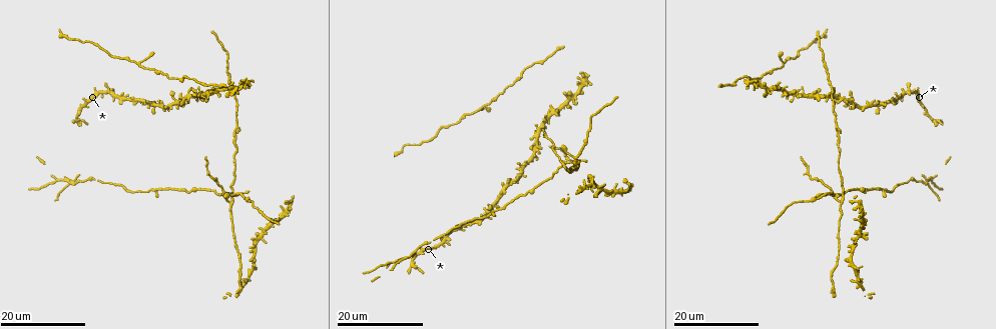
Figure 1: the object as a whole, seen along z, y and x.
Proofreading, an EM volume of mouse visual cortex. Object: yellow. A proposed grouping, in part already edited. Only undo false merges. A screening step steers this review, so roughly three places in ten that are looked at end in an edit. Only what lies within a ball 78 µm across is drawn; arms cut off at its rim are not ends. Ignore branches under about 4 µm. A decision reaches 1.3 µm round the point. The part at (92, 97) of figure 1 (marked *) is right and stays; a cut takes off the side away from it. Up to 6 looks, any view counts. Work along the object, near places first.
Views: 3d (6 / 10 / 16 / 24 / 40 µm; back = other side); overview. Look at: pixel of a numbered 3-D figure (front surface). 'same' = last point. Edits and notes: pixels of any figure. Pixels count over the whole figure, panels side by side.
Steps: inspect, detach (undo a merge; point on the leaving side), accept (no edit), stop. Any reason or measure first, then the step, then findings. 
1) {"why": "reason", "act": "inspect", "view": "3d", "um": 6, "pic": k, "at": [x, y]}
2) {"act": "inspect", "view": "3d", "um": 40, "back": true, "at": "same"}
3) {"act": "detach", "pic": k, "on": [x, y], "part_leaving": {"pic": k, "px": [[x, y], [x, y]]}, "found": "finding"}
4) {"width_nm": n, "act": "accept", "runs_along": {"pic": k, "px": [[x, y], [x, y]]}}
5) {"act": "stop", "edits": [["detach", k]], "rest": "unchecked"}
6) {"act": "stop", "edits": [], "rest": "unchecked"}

{"why": "calibre changes", "act": "inspect", "view": "3d", "um": 16, "pic": 1, "at": [928, 182]}

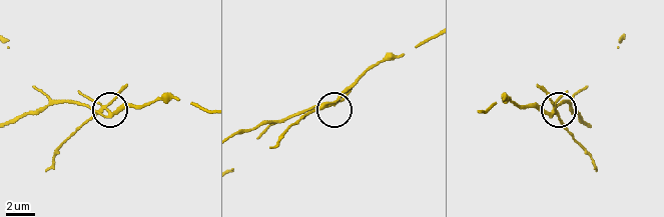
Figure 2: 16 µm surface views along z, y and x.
{"act": "inspect", "view": "3d", "um": 6, "pic": 2, "at": [554, 109]}

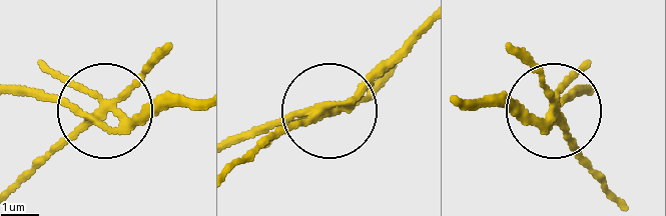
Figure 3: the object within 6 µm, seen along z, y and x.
{"width_nm": 200, "act": "detach", "pic": 3, "on": [57, 143], "found": "two neurons meet here"}

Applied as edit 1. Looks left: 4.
{"act": "inspect", "view": "overview"}

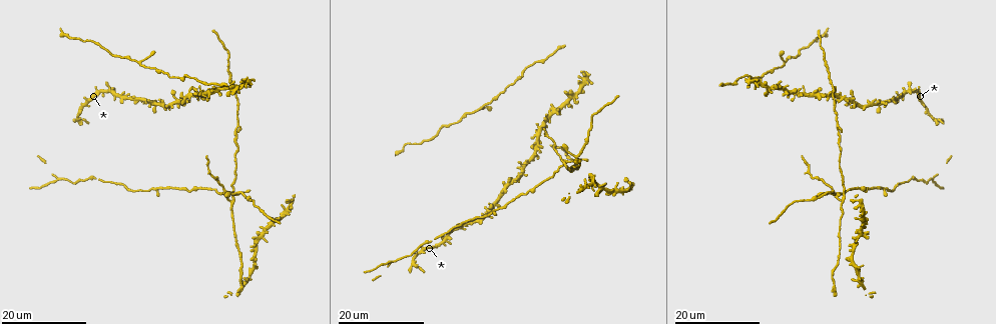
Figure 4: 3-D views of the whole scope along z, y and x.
{"why": "a narrow waist", "act": "inspect", "view": "3d", "um": 24, "pic": 4, "at": [189, 190]}

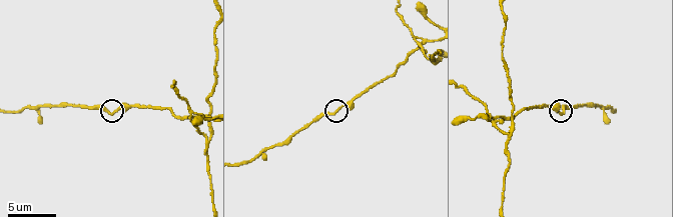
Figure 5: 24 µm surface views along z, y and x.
{"act": "inspect", "view": "3d", "um": 6, "pic": 5, "at": [112, 111]}

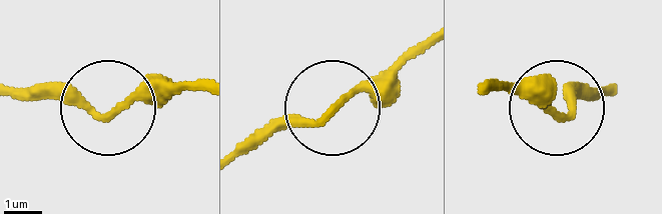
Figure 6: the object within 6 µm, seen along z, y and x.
{"act": "accept", "runs_along": {"pic": 6, "px": [[196, 91], [139, 91], [91, 110], [27, 91]]}, "found": "one neuron here"}

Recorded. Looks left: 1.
{"act": "stop", "edits": [["detach", 3]], "rest": "unchecked"}

